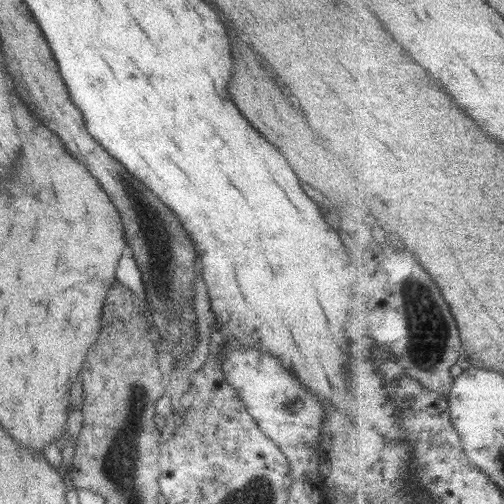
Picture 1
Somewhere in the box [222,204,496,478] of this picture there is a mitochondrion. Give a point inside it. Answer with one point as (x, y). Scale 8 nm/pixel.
(431, 332)

